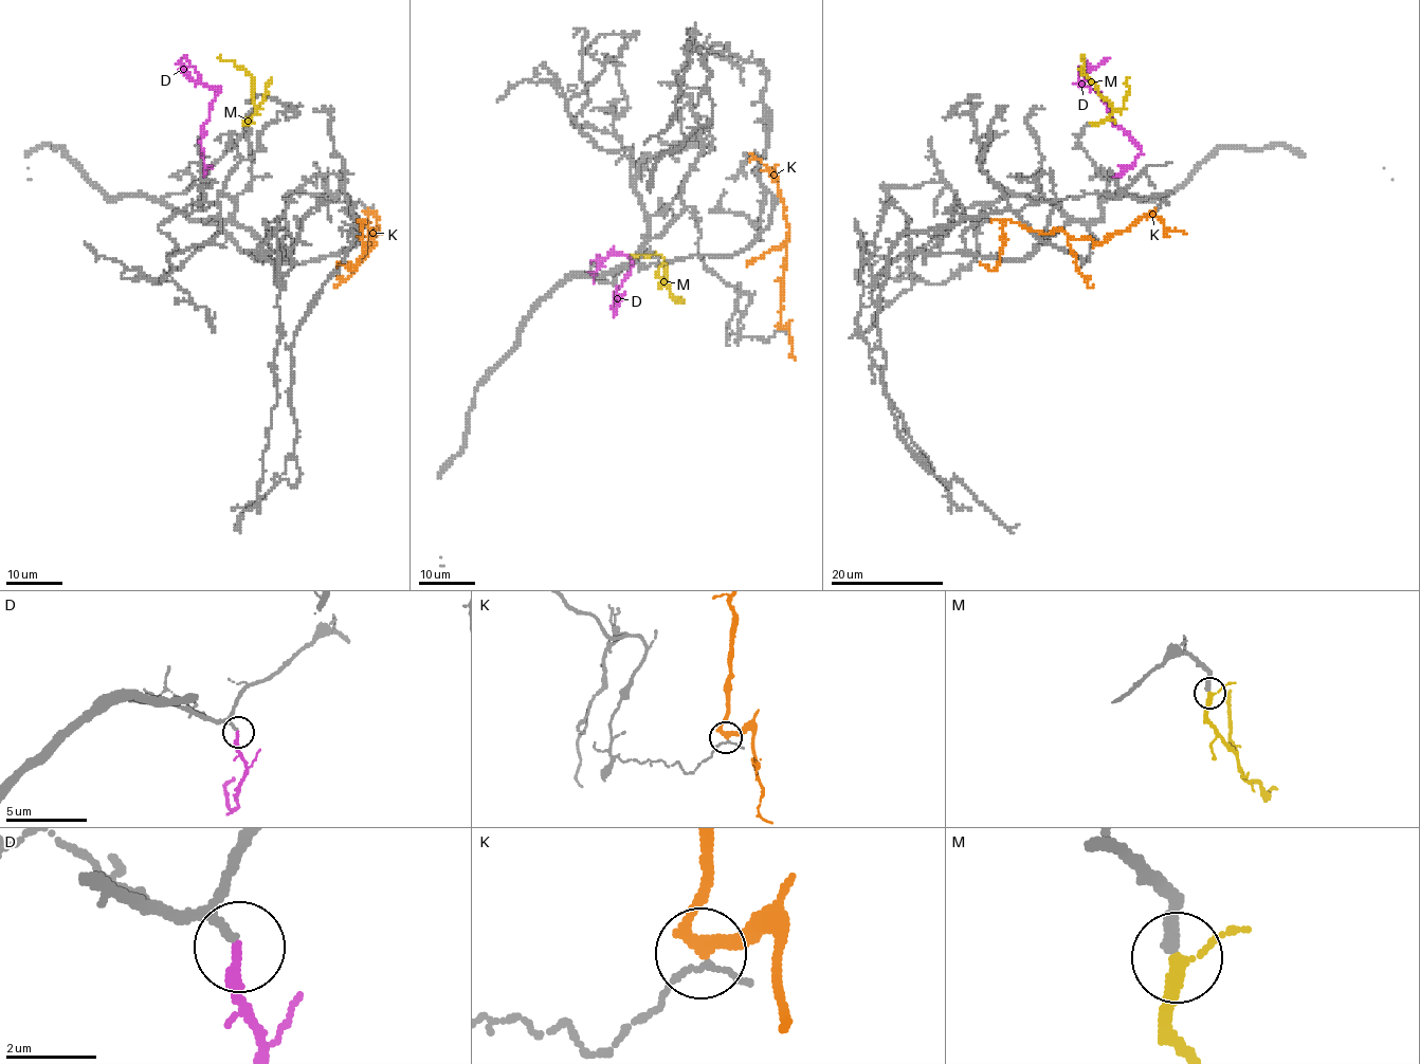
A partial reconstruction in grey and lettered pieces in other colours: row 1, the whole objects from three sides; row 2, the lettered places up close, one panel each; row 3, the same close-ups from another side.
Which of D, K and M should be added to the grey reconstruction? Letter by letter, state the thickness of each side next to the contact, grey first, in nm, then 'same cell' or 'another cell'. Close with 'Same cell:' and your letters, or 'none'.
D: 130 nm thick on the grey side, 260 nm on the other; same cell
K: 90 nm thick on the grey side, 300 nm on the other; another cell
M: 280 nm thick on the grey side, 240 nm on the other; same cell
Same cell: D, M

